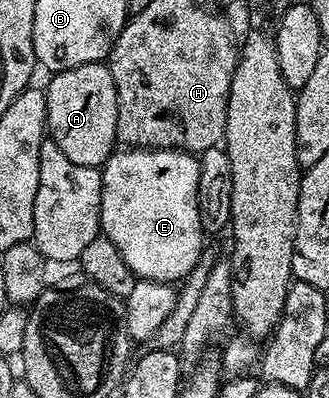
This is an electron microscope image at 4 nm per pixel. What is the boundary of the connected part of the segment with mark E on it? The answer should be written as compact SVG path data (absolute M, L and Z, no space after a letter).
M122 147L114 151L109 161L100 169L101 173L101 232L111 242L115 242L115 250L123 256L123 262L127 264L138 280L154 280L160 284L176 285L188 275L189 271L199 262L203 249L203 233L199 222L199 206L197 205L197 190L200 159L192 152L182 152L176 148L130 148Z

